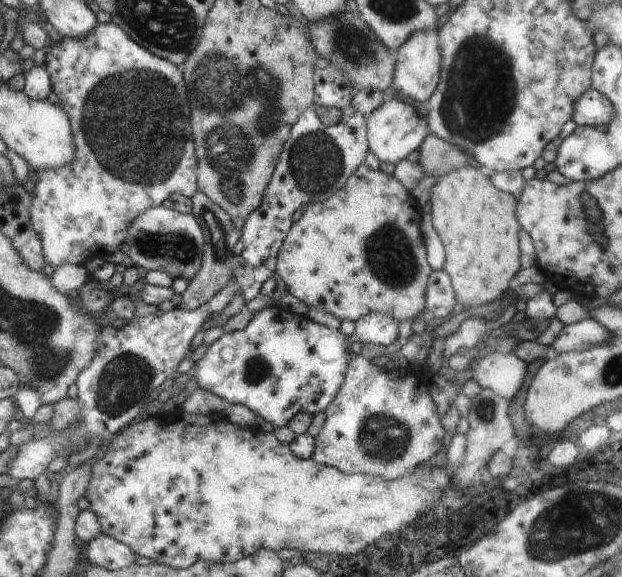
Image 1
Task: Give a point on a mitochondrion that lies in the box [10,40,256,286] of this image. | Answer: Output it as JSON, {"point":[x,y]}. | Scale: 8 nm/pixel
{"point":[135,123]}

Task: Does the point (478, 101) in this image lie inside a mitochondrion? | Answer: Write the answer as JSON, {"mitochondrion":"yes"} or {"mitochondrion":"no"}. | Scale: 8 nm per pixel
{"mitochondrion":"yes"}

